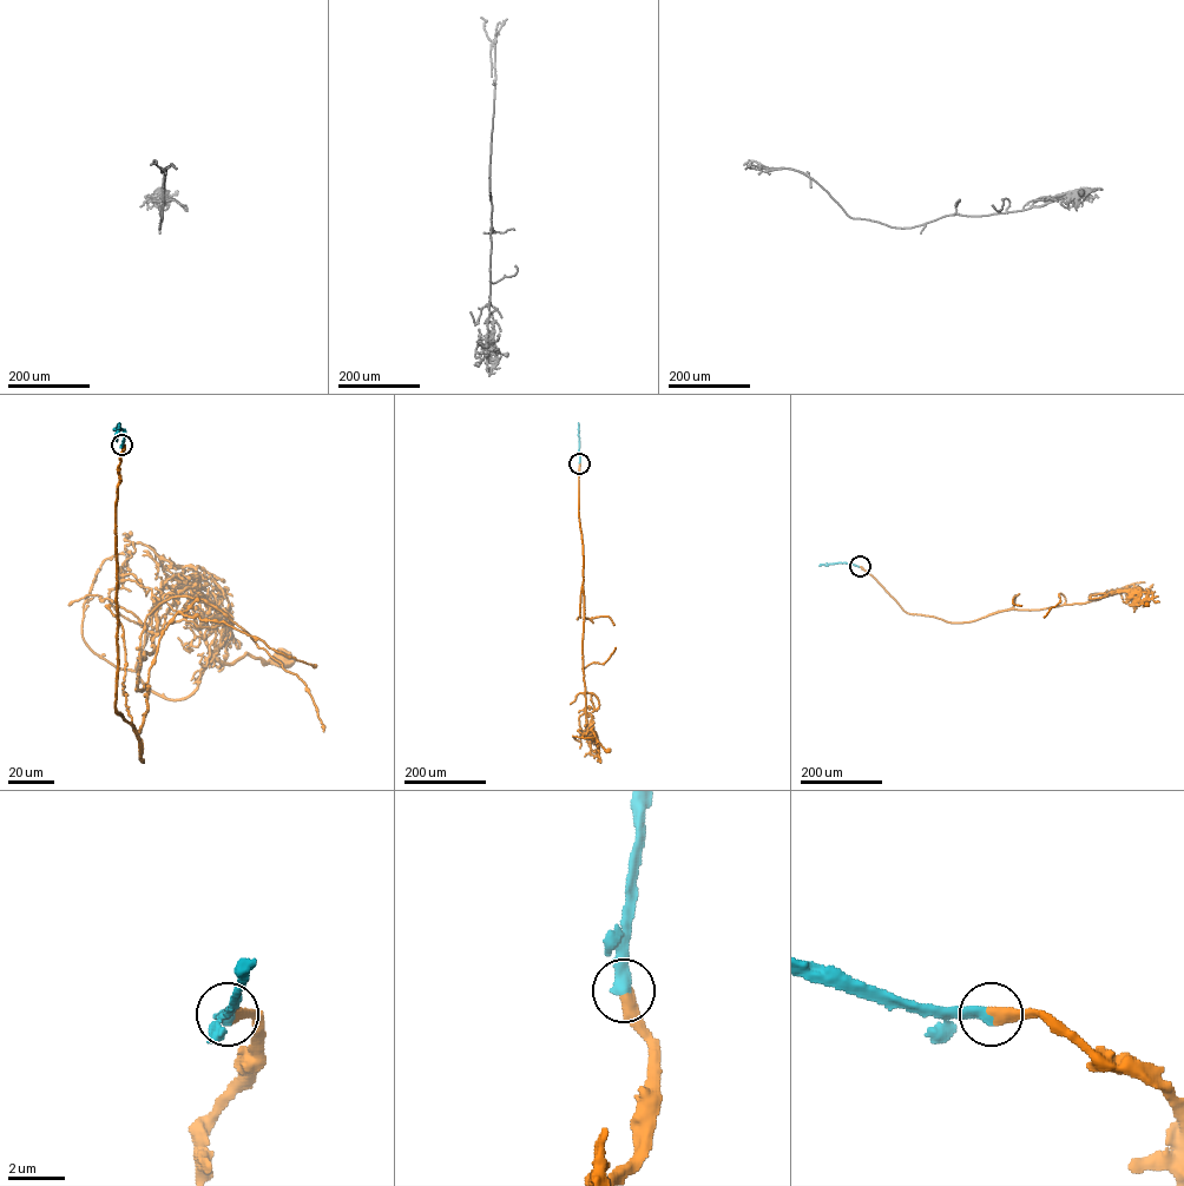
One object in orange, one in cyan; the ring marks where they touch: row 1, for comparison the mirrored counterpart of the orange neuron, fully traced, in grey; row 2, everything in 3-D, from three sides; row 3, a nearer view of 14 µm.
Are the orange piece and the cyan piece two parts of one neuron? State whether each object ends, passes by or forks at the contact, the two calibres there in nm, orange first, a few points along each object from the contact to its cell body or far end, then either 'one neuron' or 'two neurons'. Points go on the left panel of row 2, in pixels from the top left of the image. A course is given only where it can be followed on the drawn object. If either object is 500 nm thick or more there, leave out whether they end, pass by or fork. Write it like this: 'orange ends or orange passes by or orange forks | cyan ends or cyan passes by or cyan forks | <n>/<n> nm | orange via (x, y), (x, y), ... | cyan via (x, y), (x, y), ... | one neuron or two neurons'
500/480 nm | orange via (122, 445), (116, 709), (142, 760), (138, 672), (164, 588), (184, 590), (218, 660), (285, 659) | cyan via (122, 445), (124, 435), (118, 429), (119, 425), (114, 429), (114, 440), (118, 433), (116, 439) | one neuron

